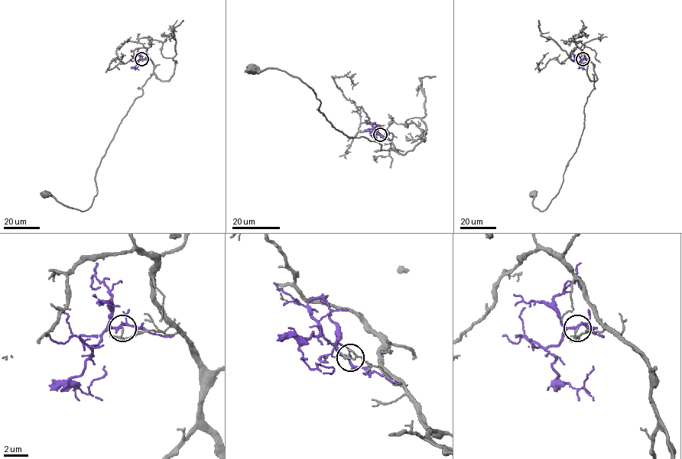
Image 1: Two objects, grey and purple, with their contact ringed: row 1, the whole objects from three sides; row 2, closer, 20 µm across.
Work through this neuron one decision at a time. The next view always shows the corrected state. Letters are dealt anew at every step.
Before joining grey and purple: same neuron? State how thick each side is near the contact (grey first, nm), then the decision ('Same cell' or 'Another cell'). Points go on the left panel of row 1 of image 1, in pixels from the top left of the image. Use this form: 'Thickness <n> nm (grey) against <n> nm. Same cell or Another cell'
Thickness 90 nm (grey) against 200 nm. Another cell

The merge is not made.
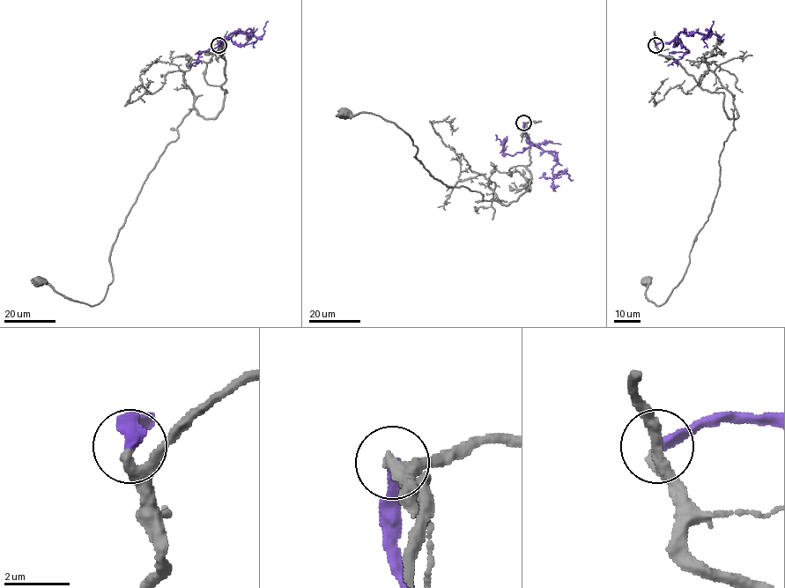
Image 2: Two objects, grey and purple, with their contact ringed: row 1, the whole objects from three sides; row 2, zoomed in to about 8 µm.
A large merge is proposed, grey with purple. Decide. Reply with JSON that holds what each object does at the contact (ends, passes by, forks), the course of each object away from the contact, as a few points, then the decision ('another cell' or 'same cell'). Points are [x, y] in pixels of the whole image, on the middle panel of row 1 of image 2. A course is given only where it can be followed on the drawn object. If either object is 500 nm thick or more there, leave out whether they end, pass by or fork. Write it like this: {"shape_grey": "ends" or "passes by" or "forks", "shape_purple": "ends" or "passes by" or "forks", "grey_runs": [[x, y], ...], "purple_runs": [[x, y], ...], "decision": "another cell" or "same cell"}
{"shape_grey": "passes by", "shape_purple": "ends", "grey_runs": [[523, 122], [530, 189], [502, 204], [431, 175], [414, 157], [418, 149], [409, 136], [393, 122], [345, 113]], "purple_runs": [[523, 122], [526, 137], [535, 145], [553, 156], [557, 161], [553, 174], [566, 172], [573, 180]], "decision": "same cell"}

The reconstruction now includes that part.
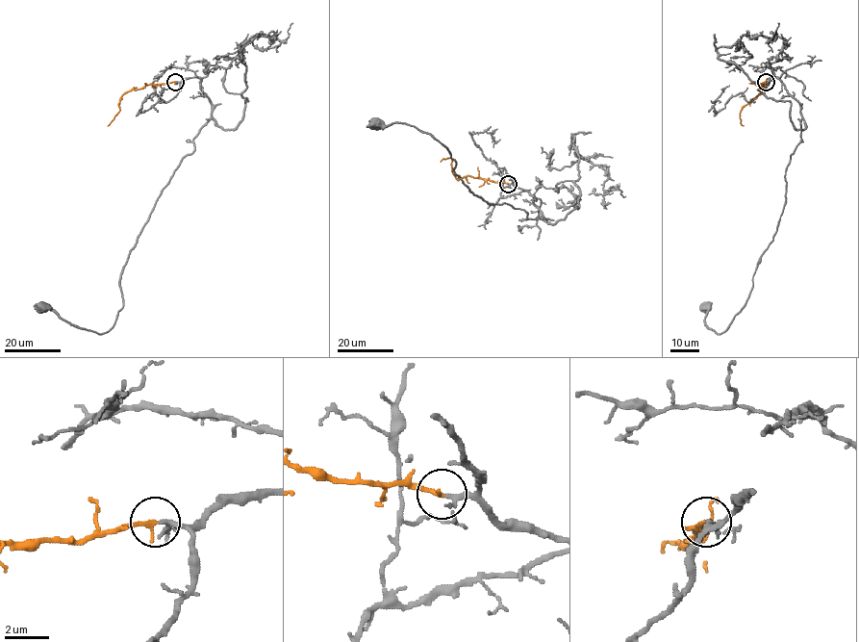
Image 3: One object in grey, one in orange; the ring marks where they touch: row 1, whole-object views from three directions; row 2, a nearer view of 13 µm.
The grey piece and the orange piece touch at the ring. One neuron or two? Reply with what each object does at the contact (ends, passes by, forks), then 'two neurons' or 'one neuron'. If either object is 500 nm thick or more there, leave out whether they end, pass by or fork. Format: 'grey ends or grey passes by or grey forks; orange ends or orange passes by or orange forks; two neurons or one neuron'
grey passes by; orange ends; one neuron

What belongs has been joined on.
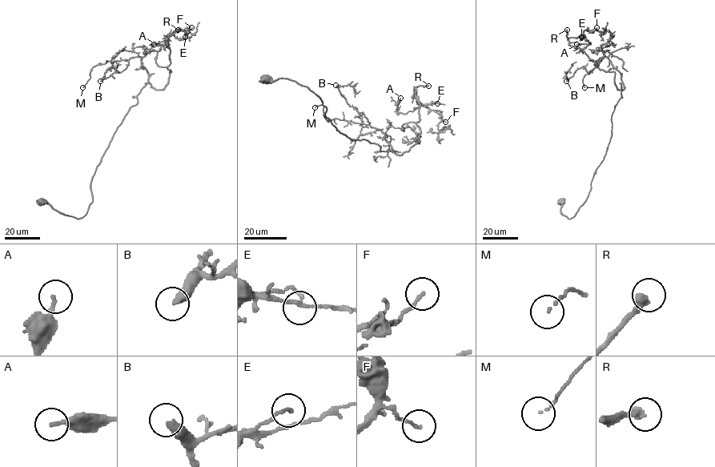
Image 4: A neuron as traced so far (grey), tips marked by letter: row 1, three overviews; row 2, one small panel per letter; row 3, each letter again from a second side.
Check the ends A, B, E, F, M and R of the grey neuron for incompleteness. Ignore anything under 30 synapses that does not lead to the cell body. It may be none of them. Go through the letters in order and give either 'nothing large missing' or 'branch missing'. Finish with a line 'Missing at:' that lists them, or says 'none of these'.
A: nothing large missing
B: branch missing
E: nothing large missing
F: nothing large missing
M: nothing large missing
R: branch missing
Missing at: B, R

